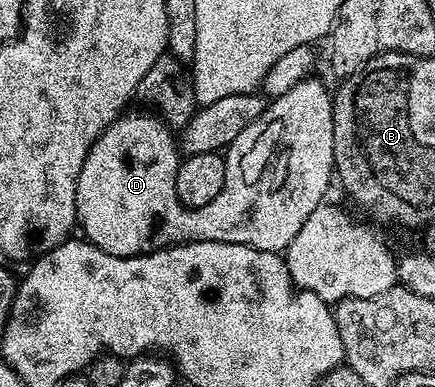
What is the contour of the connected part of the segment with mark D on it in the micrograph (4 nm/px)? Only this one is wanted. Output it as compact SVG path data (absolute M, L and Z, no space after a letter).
M304 77L293 85L293 89L289 89L289 93L274 96L261 113L261 117L257 117L257 121L253 121L253 125L245 125L245 129L241 129L239 136L231 142L231 146L226 148L225 151L227 172L225 173L223 191L217 193L217 197L213 197L213 201L209 201L209 205L201 205L200 207L186 207L177 197L175 178L181 162L181 152L172 128L168 127L158 114L152 113L150 110L147 110L148 112L128 110L120 115L118 119L112 121L99 134L97 141L93 141L93 145L85 157L85 165L81 165L81 173L77 177L77 213L75 218L81 231L83 227L84 233L82 232L82 234L85 236L86 242L92 243L94 247L101 249L105 253L113 253L117 257L148 255L151 251L160 251L166 247L176 247L179 243L200 243L201 241L240 243L246 247L256 247L262 251L286 252L289 241L293 241L293 237L297 237L297 232L300 231L301 225L305 225L305 221L309 221L309 213L313 213L313 209L324 206L326 199L323 198L327 195L327 186L330 185L331 179L333 183L333 172L335 170L333 113L331 112L333 95L330 90L327 92L327 87L321 80L311 78L315 77Z

